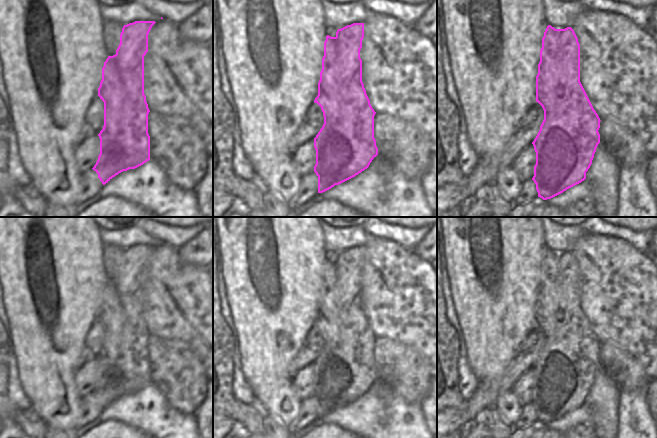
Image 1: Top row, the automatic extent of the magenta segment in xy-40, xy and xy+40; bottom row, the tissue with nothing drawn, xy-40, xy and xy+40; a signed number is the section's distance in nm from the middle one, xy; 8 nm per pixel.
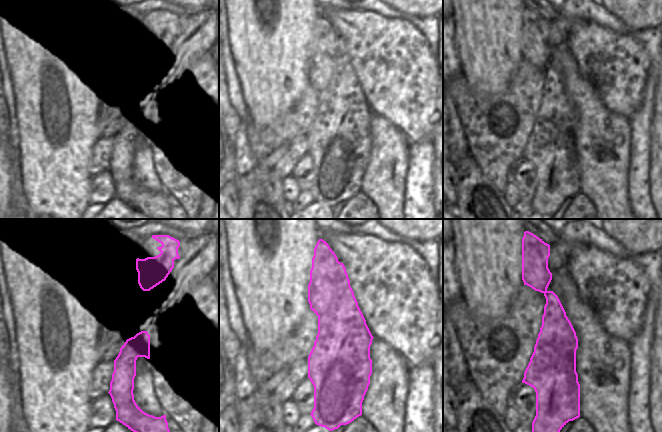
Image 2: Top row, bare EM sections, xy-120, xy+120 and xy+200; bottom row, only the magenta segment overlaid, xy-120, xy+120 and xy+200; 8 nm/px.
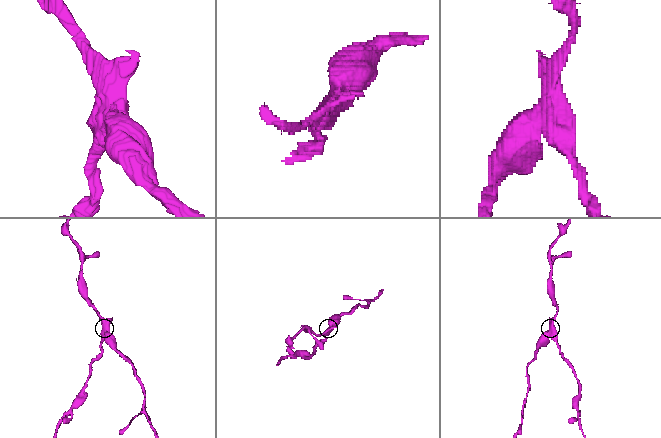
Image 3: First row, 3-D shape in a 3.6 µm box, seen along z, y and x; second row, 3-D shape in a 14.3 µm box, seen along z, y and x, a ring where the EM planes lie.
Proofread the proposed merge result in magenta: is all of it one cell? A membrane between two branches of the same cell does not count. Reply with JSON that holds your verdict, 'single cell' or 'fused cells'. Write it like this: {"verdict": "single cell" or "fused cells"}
{"verdict": "fused cells"}

